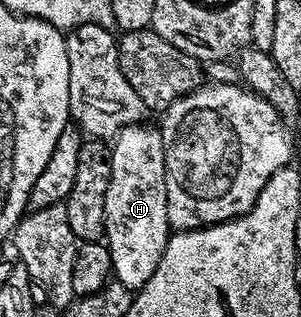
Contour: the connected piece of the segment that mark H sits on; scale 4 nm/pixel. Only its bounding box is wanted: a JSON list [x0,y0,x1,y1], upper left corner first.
[105,122,169,293]

